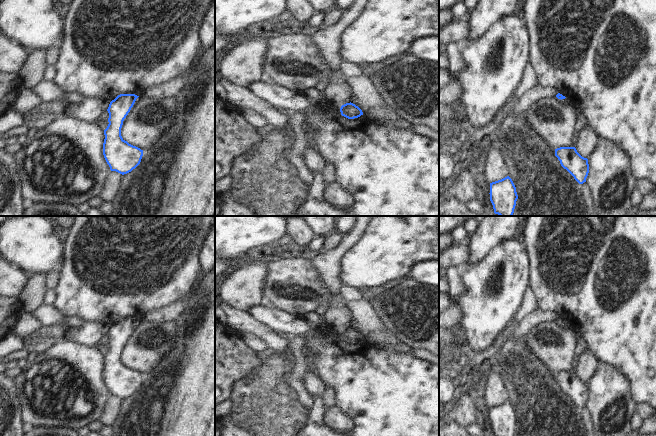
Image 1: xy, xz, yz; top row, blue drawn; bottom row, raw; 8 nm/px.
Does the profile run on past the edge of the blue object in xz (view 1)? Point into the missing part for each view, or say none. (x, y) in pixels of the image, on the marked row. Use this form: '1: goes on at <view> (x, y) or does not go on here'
1: does not go on here

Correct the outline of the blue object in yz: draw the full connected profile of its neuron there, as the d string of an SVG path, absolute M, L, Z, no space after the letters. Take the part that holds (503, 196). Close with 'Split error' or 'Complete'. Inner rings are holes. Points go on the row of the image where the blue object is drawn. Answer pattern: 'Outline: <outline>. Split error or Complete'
Outline: M509 176L490 183L489 194L495 214L499 216L513 215L518 195L516 187Z. Complete.

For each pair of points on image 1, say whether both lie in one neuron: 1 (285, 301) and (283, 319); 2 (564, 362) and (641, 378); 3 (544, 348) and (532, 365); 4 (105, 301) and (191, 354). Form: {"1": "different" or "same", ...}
{"1": "different", "2": "different", "3": "different", "4": "different"}

